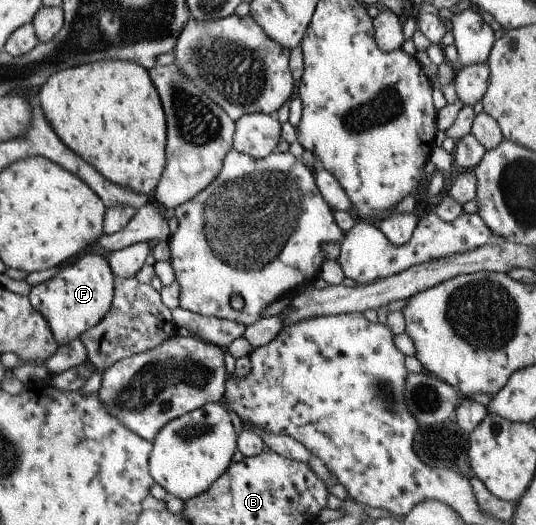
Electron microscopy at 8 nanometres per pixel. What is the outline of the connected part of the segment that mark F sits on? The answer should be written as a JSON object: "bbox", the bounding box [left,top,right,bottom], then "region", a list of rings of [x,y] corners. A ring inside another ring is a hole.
{"bbox":[27,250,114,346],"region":[[[86,250],[60,266],[59,271],[46,282],[33,286],[27,299],[34,310],[46,321],[53,339],[58,346],[68,344],[85,330],[94,326],[108,312],[113,292],[114,278],[108,261],[100,254]]]}

